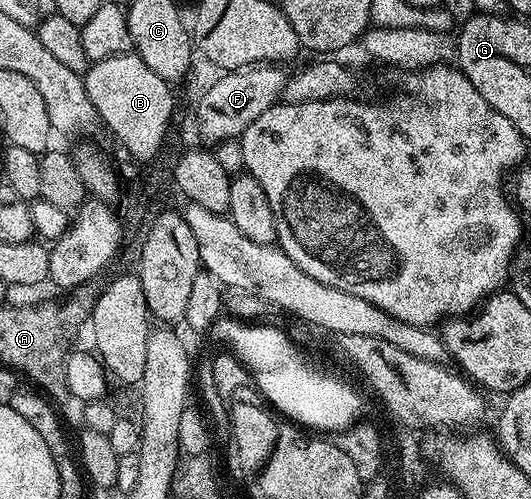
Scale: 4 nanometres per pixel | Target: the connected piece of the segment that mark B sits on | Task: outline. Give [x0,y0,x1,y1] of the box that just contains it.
[83,53,174,161]

